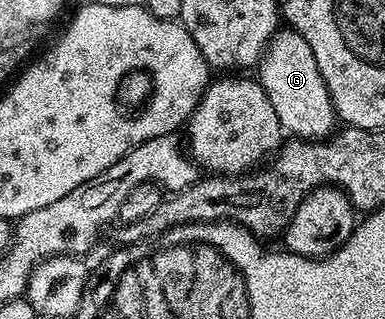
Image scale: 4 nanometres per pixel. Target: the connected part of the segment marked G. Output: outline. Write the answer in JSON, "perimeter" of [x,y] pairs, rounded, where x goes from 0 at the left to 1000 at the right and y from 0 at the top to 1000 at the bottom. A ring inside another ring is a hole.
{"perimeter":[[[722,91],[678,172],[675,219],[678,273],[691,282],[694,313],[704,313],[704,339],[714,339],[714,364],[725,364],[743,423],[771,439],[842,439],[868,417],[881,373],[865,345],[855,279],[829,226],[818,163],[808,163],[808,138],[787,125],[774,94]]]}

